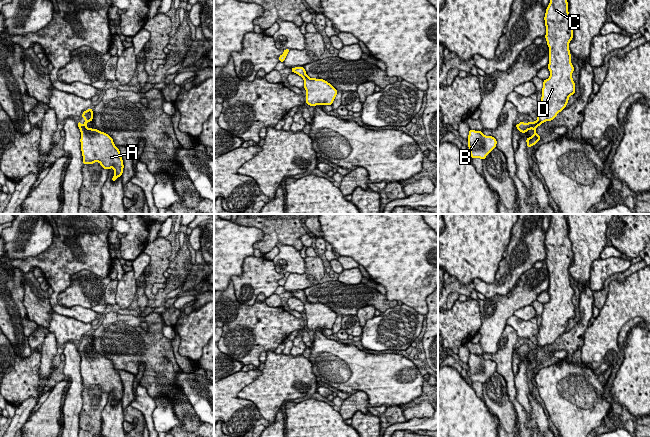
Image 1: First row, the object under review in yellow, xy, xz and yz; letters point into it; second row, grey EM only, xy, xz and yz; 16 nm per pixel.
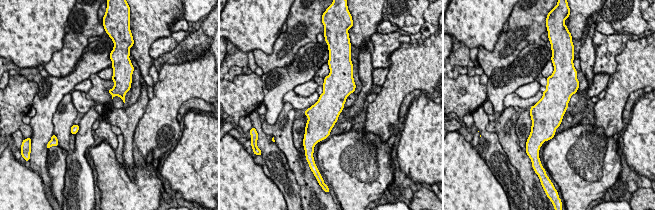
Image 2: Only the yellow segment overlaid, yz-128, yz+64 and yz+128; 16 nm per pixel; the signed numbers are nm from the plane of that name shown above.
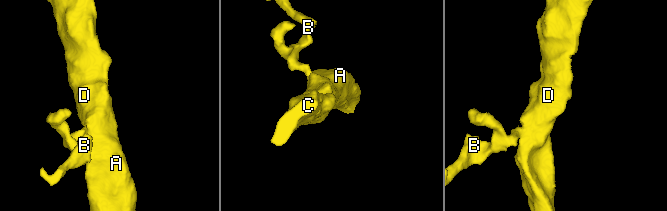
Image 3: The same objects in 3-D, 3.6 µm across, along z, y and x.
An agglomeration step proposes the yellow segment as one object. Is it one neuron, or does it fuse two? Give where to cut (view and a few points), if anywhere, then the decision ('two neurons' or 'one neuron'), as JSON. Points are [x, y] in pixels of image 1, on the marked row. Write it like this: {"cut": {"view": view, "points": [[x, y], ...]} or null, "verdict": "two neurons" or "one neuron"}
{"cut": null, "verdict": "one neuron"}

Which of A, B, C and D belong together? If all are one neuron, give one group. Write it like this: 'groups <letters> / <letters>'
groups A B C D

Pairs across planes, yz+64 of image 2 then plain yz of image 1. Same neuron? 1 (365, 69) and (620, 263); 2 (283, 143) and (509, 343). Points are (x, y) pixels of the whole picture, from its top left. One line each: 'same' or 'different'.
1: different
2: same

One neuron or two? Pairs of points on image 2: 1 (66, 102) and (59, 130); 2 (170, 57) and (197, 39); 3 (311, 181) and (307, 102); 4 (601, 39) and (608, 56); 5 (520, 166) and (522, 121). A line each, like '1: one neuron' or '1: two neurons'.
1: one neuron
2: one neuron
3: two neurons
4: one neuron
5: two neurons

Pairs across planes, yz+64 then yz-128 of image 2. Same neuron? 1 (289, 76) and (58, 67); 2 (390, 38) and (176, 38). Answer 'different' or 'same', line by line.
1: different
2: same

